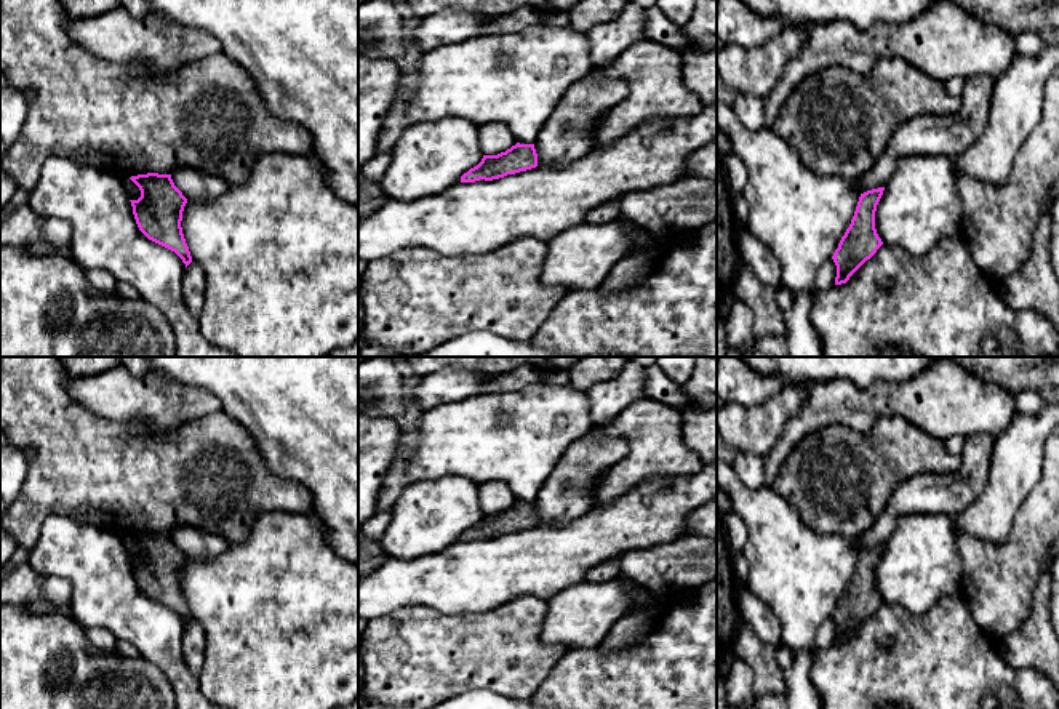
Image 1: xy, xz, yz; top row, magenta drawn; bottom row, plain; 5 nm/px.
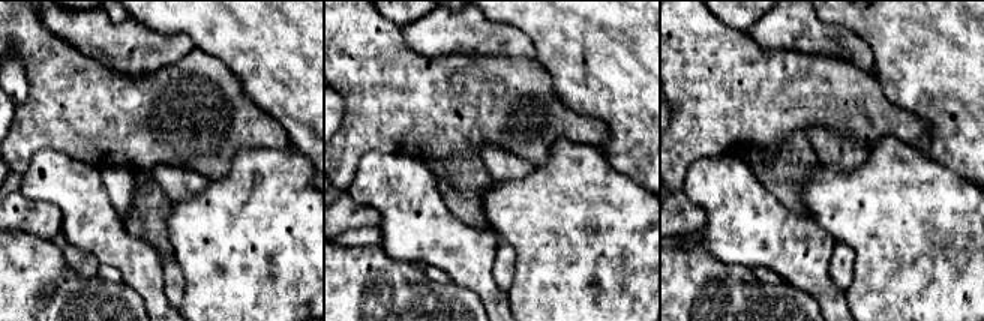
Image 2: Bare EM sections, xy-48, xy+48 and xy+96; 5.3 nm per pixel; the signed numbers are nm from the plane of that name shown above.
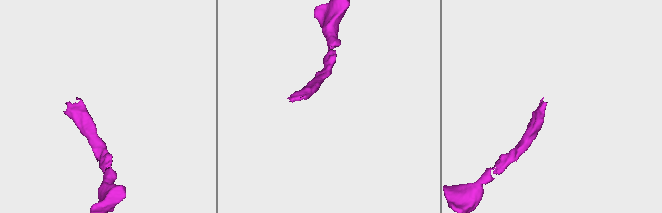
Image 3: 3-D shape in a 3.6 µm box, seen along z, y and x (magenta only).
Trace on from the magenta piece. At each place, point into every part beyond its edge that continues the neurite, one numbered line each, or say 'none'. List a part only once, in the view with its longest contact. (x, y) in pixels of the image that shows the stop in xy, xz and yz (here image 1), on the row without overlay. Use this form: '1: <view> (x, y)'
none

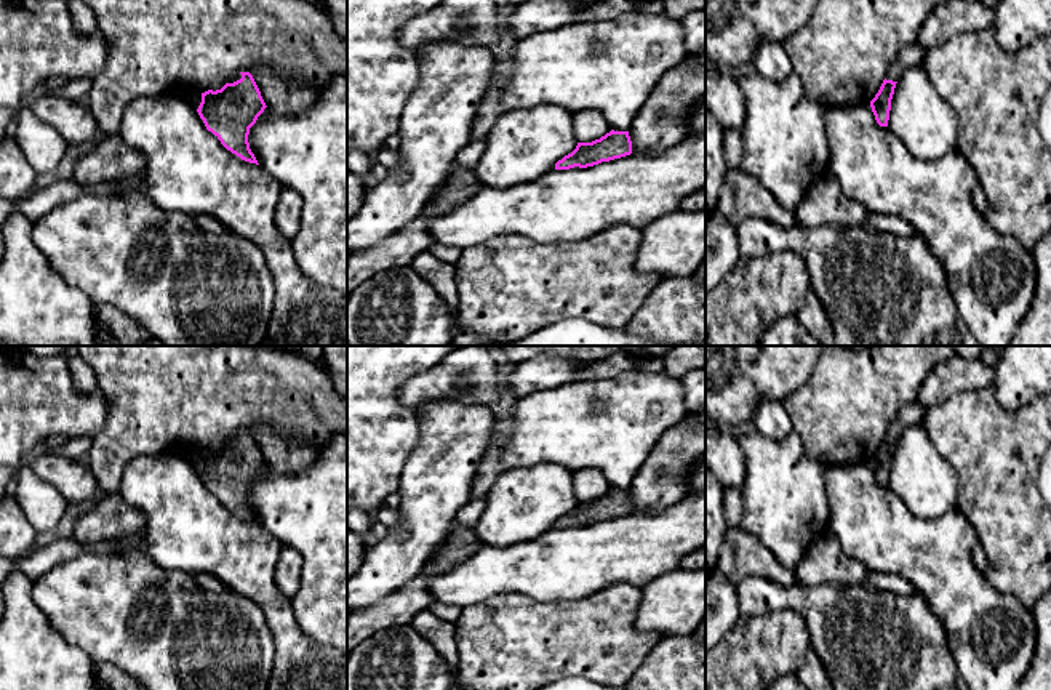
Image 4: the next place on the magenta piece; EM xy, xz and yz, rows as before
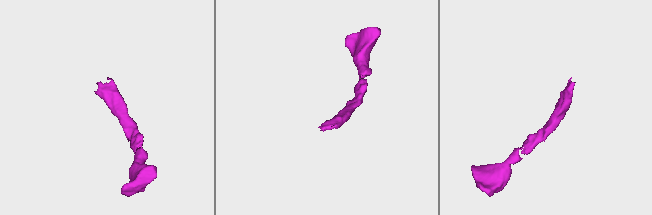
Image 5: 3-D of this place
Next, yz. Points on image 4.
1: yz (912, 413)

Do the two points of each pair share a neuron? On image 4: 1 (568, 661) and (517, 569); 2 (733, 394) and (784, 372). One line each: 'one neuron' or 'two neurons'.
1: two neurons
2: one neuron

